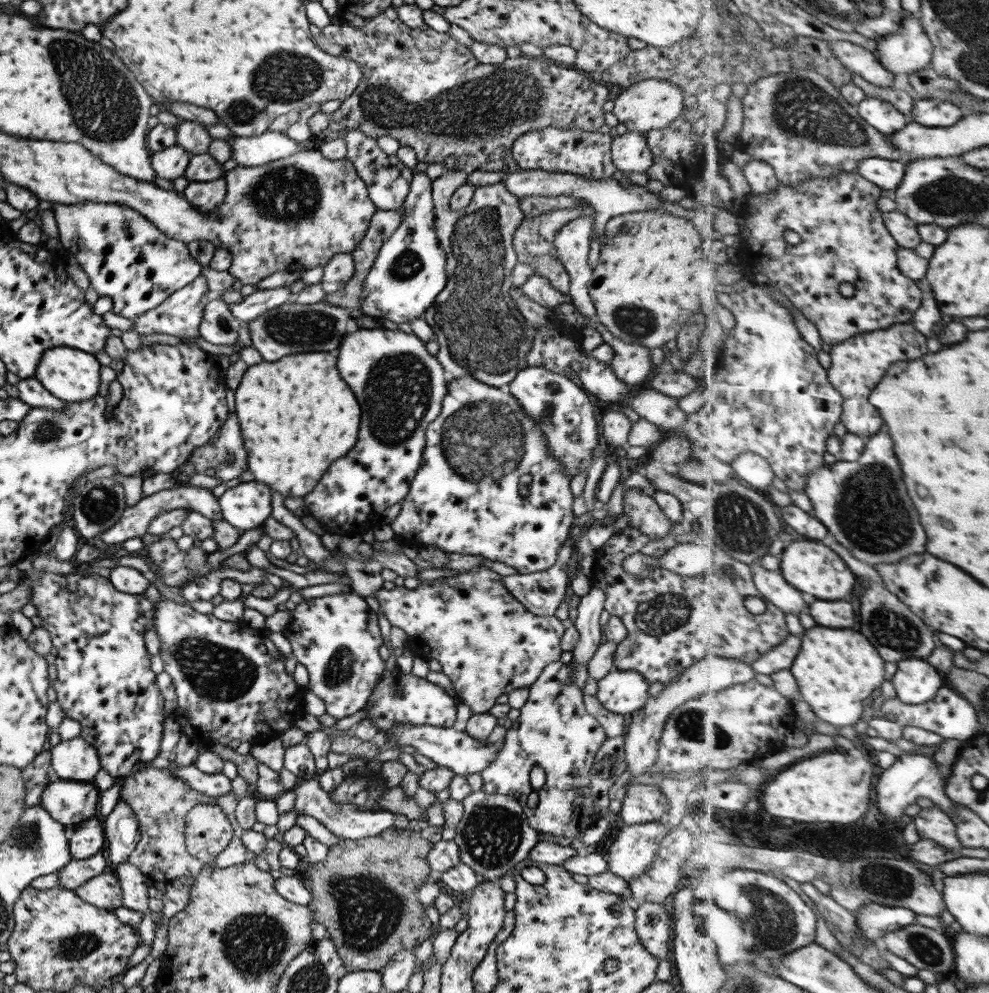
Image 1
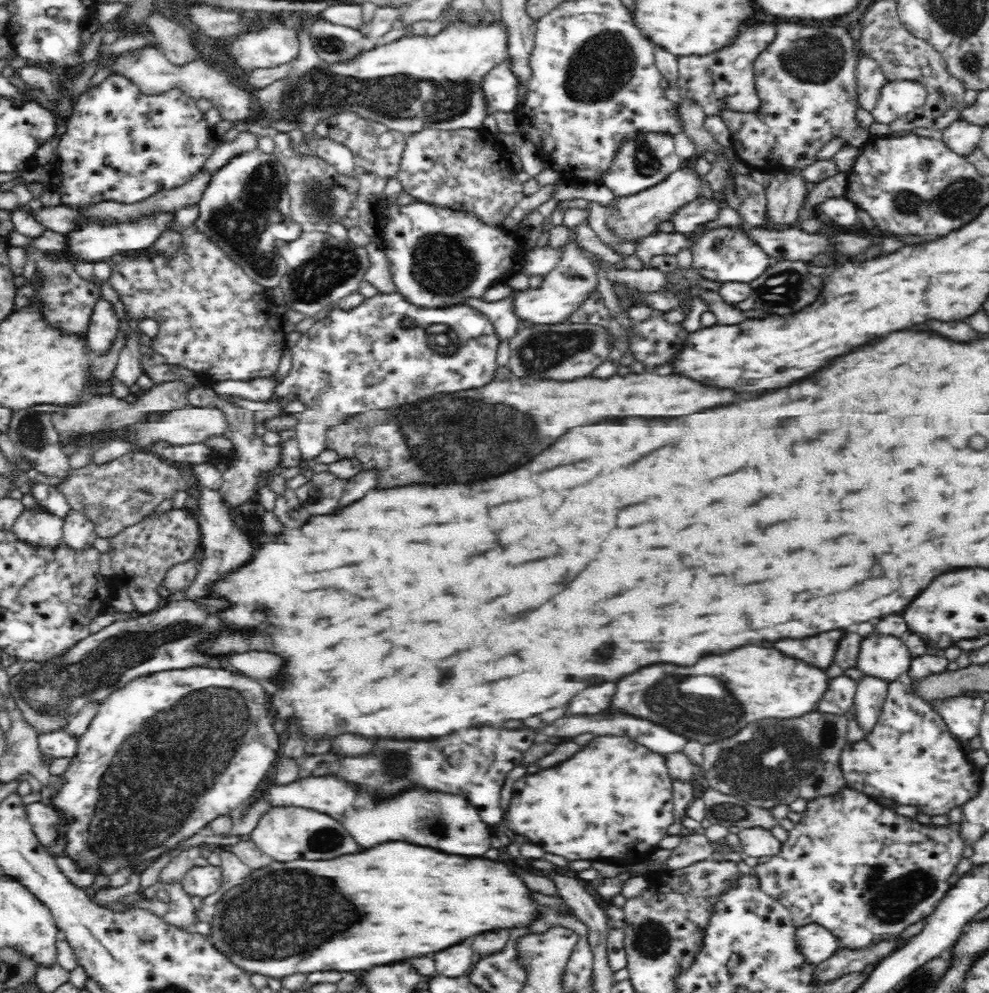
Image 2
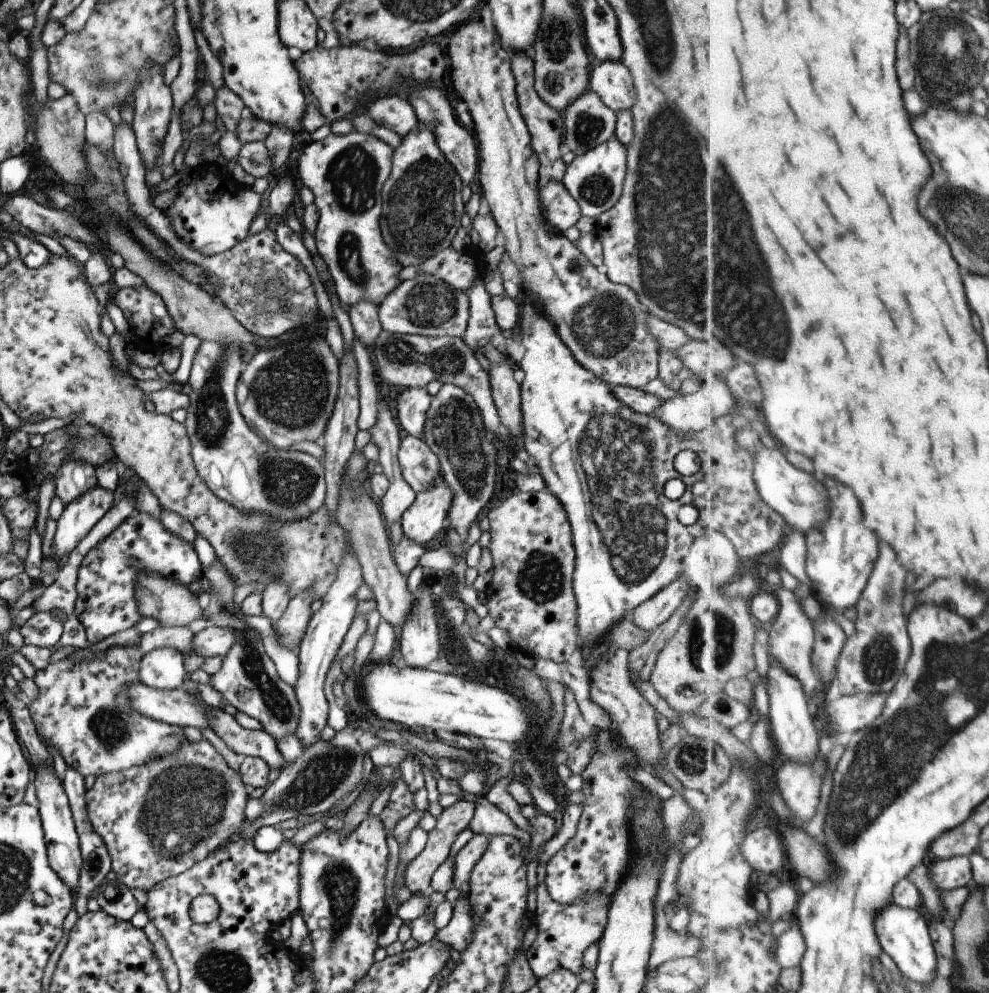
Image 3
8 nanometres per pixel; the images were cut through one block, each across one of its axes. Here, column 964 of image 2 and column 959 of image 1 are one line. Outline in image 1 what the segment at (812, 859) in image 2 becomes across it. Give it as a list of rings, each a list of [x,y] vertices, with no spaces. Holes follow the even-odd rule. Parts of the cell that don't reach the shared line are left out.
[[[934,804],[932,808],[923,809],[923,812],[913,821],[915,830],[921,839],[931,838],[945,850],[964,849],[964,844],[957,835],[957,824],[941,810],[939,805]]]

